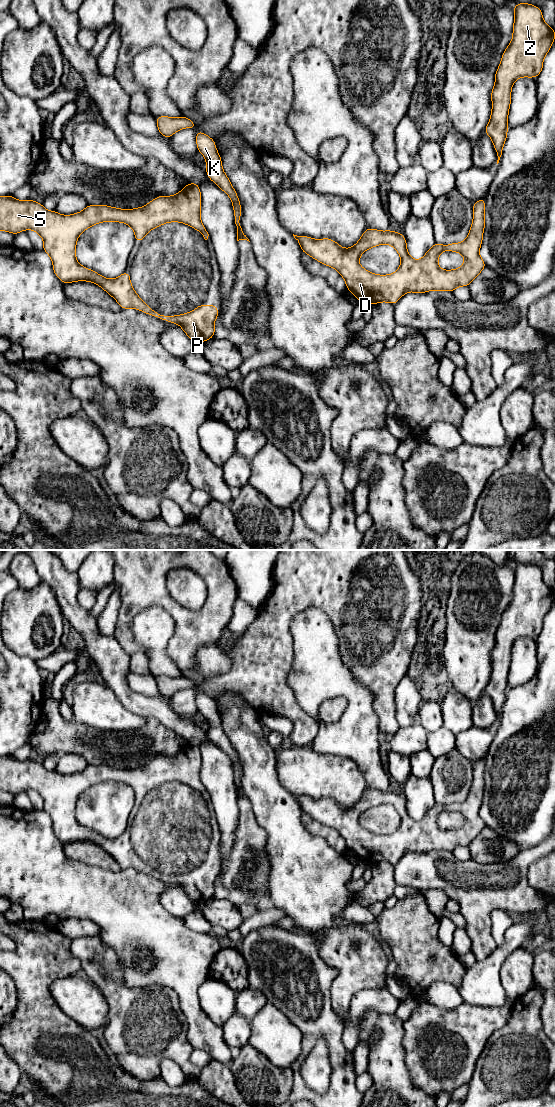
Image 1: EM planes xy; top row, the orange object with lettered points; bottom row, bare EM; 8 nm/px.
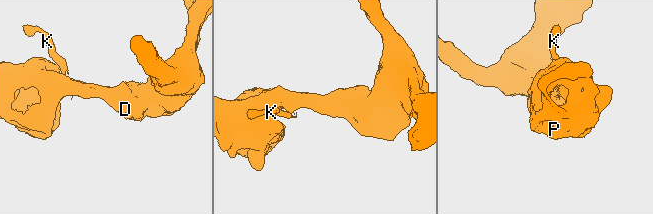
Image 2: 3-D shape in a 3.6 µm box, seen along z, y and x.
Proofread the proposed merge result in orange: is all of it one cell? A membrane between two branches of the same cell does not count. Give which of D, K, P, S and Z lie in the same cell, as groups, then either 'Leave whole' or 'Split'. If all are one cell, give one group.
Groups: D P S Z / K. Split

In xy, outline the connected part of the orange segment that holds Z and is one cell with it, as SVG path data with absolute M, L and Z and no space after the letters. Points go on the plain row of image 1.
M529 563L514 565L512 601L505 609L495 633L495 645L491 652L492 671L485 688L485 693L493 701L497 724L507 699L512 646L520 637L539 636L544 617L554 599L555 591L544 582L539 567Z

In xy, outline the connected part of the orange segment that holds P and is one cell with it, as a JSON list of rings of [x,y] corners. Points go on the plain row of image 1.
[[[197,743],[187,744],[178,754],[172,756],[158,756],[147,765],[135,769],[119,769],[107,765],[87,765],[87,767],[76,774],[61,775],[54,771],[46,770],[41,763],[27,759],[19,761],[12,755],[0,756],[0,790],[10,792],[14,795],[23,790],[36,791],[43,798],[43,810],[50,816],[53,823],[53,831],[63,844],[76,841],[89,841],[99,845],[111,855],[120,865],[121,869],[135,868],[148,875],[154,876],[162,881],[179,884],[187,896],[196,904],[207,901],[214,897],[214,883],[219,874],[214,864],[201,864],[193,871],[182,875],[166,876],[159,874],[149,868],[147,864],[137,855],[130,841],[130,833],[124,832],[115,839],[108,839],[97,832],[80,825],[76,820],[76,803],[80,794],[87,788],[101,782],[121,782],[129,785],[135,793],[135,801],[142,802],[146,794],[168,782],[181,782],[196,790],[208,799],[200,777],[201,752]]]

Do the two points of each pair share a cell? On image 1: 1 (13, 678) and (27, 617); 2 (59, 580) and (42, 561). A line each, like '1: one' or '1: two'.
1: two
2: one

